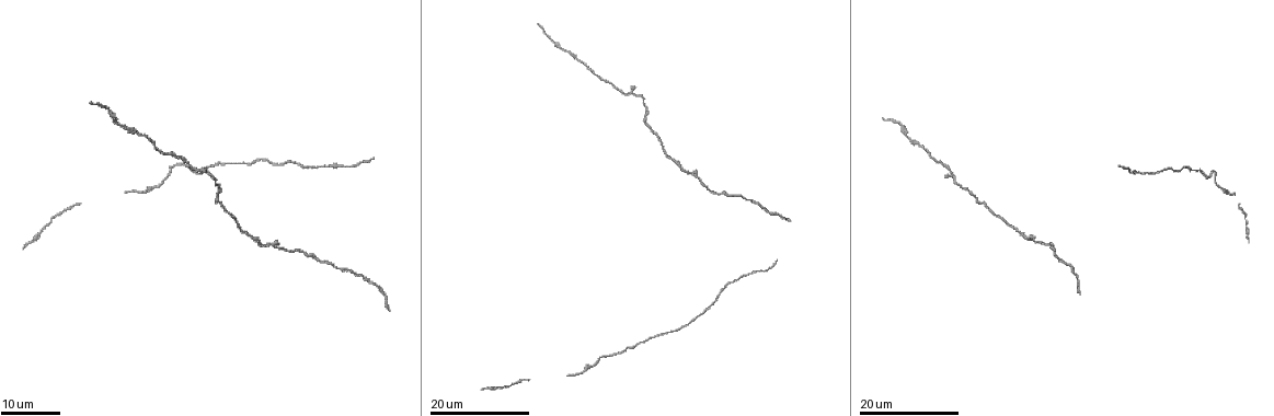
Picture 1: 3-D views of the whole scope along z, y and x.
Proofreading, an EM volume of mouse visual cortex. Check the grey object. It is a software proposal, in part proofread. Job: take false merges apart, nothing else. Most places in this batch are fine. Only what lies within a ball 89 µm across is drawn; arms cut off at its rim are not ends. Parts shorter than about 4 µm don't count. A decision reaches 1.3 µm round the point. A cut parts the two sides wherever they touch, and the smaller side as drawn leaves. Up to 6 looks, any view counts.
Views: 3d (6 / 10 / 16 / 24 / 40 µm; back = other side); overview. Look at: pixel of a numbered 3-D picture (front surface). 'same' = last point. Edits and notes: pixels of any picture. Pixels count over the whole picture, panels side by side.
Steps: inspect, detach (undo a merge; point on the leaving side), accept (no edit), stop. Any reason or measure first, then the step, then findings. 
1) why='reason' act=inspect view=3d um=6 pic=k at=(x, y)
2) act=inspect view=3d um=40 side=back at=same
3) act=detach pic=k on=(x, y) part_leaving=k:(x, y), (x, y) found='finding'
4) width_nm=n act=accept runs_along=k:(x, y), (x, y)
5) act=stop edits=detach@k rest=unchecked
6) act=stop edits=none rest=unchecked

why='thick turns thin' act=inspect view=3d um=16 pic=1 at=(1165, 168)

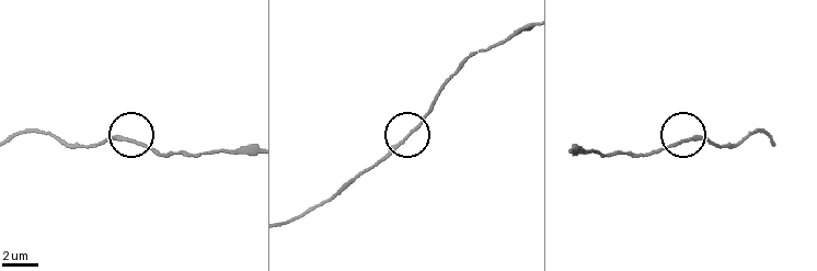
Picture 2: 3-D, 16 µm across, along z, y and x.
act=inspect view=3d um=10 pic=2 at=(412, 130)

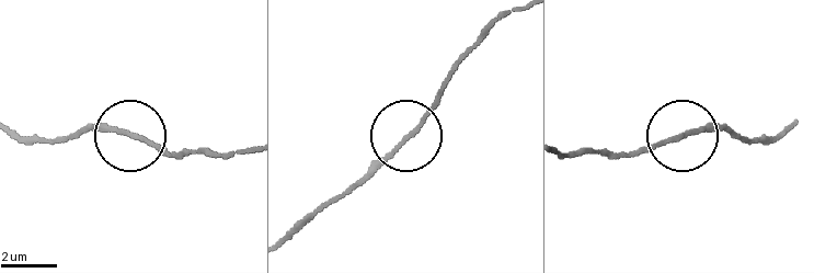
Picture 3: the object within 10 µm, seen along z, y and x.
act=accept found='continuous, no second cell'

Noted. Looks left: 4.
why='sudden change in width' act=inspect view=3d um=16 pic=1 at=(591, 365)

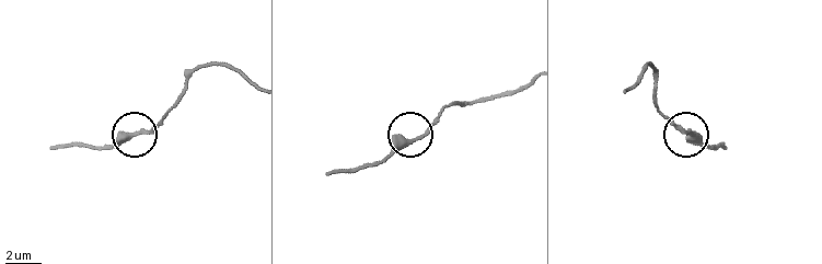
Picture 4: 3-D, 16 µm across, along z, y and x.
act=inspect view=3d um=10 pic=4 at=(140, 133)

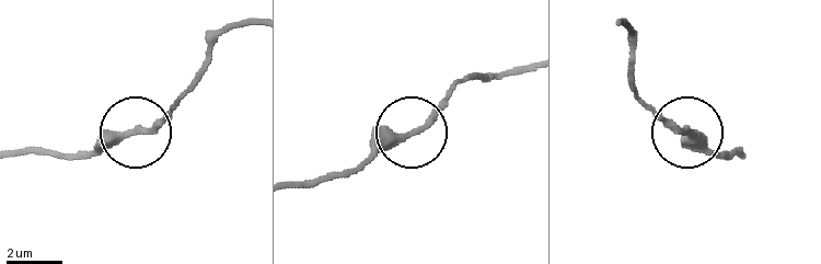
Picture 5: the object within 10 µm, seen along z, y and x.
act=accept runs_along=5:(530, 64), (466, 78), (362, 165) found='one cell here'

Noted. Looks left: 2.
why='thick turns thin' act=inspect view=3d um=16 pic=1 at=(80, 204)

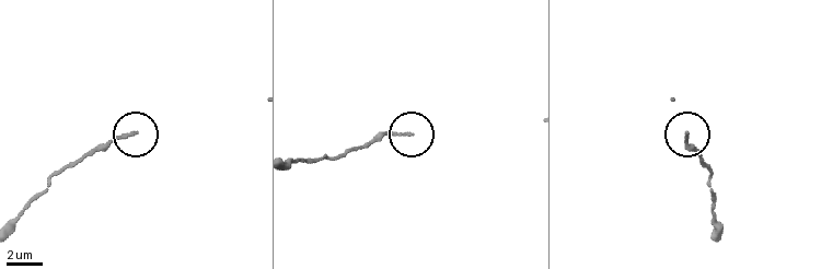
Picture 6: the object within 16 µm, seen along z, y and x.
act=inspect view=3d um=10 pic=6 at=(685, 135)

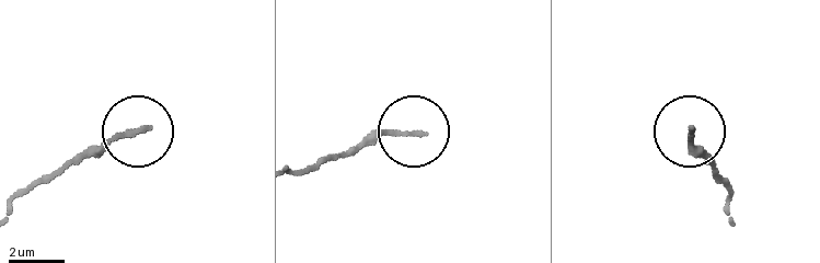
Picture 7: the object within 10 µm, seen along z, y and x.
act=accept found='one cell here'

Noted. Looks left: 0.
act=stop edits=none rest=unchecked

